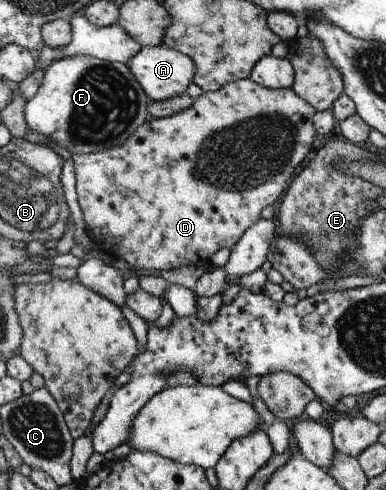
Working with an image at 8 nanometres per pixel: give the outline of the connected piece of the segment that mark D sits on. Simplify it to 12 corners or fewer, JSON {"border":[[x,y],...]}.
{"border":[[247,78],[71,154],[97,251],[231,248],[312,149],[314,110]]}

